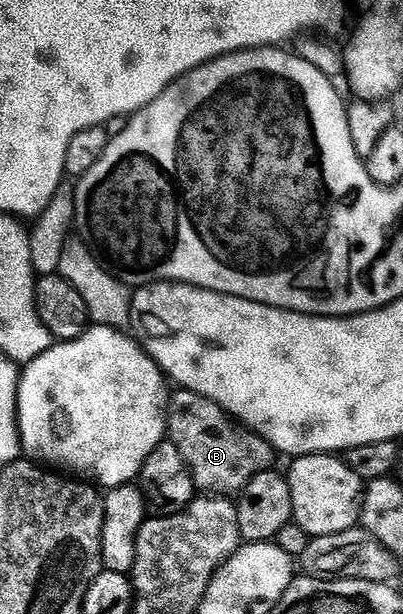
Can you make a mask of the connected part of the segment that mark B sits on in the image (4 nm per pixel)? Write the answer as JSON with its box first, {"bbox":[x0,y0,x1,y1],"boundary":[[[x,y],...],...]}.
{"bbox":[167,389,275,497],"boundary":[[[177,389],[167,399],[167,439],[193,474],[198,492],[222,497],[236,496],[259,473],[274,466],[275,452],[266,439],[228,415],[215,401],[193,391]]]}

